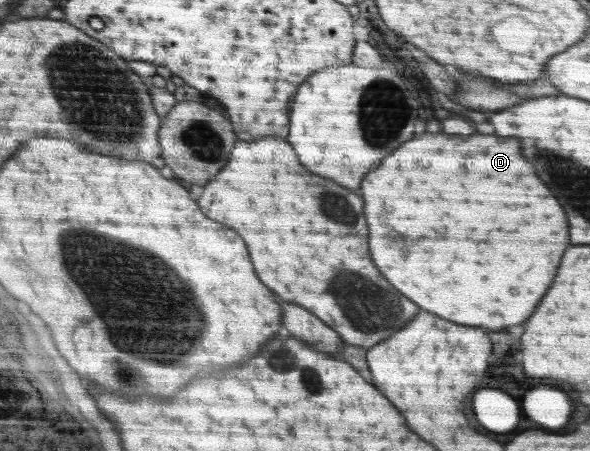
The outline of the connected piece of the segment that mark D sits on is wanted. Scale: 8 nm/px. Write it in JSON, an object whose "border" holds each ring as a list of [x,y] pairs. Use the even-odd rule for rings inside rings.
{"border":[[[421,134],[413,140],[409,140],[407,144],[403,144],[403,148],[397,148],[391,156],[387,156],[387,160],[383,160],[383,164],[371,172],[371,176],[367,176],[367,180],[363,182],[361,188],[361,196],[363,200],[367,200],[367,224],[371,224],[371,258],[375,260],[375,266],[379,268],[379,272],[383,272],[383,276],[387,276],[387,280],[391,280],[391,284],[395,284],[395,288],[399,288],[399,292],[403,292],[409,300],[415,300],[415,304],[419,304],[423,310],[427,312],[435,312],[437,316],[443,316],[445,320],[455,320],[455,324],[467,324],[467,326],[485,326],[491,330],[503,330],[509,326],[517,326],[521,322],[525,322],[537,308],[539,300],[545,296],[545,292],[549,290],[549,286],[553,284],[553,278],[557,274],[561,256],[565,252],[565,248],[569,246],[569,224],[567,224],[567,216],[565,210],[561,208],[561,204],[557,202],[557,198],[551,194],[551,190],[539,180],[539,176],[535,174],[535,168],[523,158],[521,154],[521,146],[519,140],[503,140],[499,136],[491,136],[491,134],[473,134],[473,136],[461,136],[461,134]],[[395,182],[413,182],[413,184],[395,184]]]}

